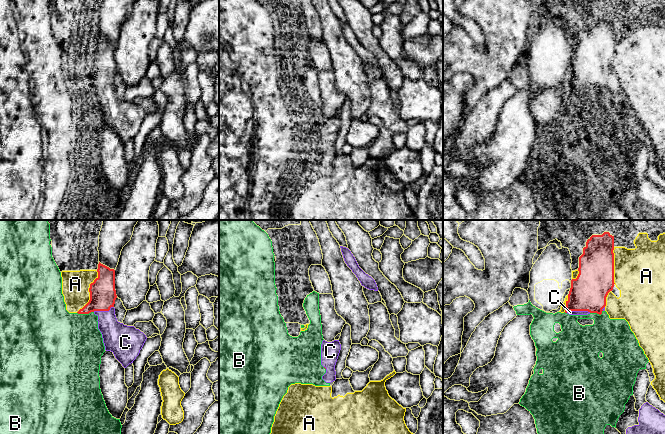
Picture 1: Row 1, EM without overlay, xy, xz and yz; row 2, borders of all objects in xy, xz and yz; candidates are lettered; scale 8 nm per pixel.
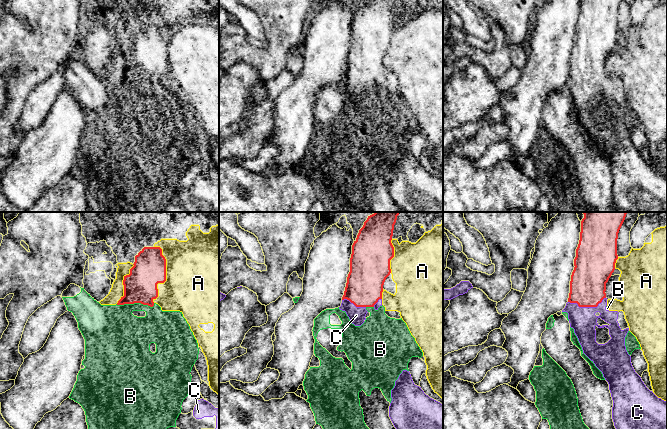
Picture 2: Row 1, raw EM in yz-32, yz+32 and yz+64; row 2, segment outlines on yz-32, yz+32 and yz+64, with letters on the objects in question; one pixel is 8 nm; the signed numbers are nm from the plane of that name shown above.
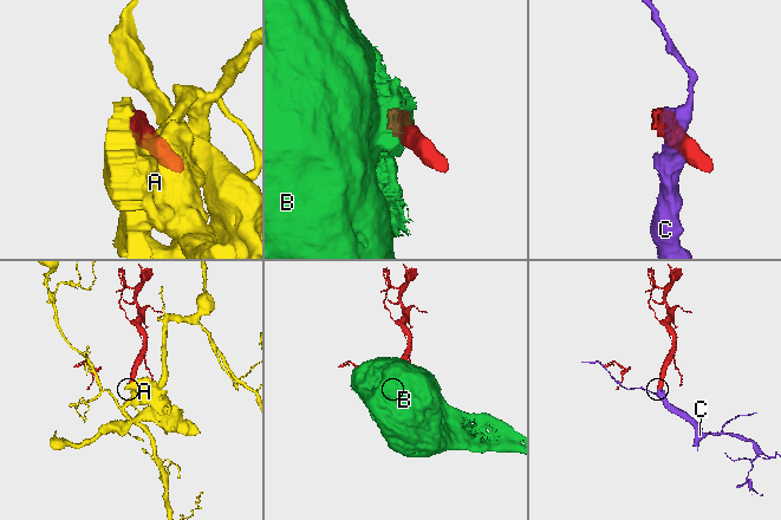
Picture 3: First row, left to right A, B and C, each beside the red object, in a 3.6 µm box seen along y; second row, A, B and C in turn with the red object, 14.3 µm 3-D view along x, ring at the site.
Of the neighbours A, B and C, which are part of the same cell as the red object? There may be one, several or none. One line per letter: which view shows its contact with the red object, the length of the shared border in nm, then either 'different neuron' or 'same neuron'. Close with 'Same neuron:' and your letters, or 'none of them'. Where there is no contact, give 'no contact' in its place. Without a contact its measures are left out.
A: xy | 380 nm | different neuron
B: xy | 140 nm | different neuron
C: yz | 200 nm | same neuron
Same neuron: C

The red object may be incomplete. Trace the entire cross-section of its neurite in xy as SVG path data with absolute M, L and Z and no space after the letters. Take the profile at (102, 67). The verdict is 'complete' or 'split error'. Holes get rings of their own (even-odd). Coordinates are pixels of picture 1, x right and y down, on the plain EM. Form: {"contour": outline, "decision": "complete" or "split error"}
{"contour": "M98 40L98 53L90 60L90 76L78 90L93 88L98 92L98 105L102 110L106 127L111 127L115 134L126 144L139 131L147 113L134 102L127 102L117 97L115 91L115 46Z", "decision": "split error"}

